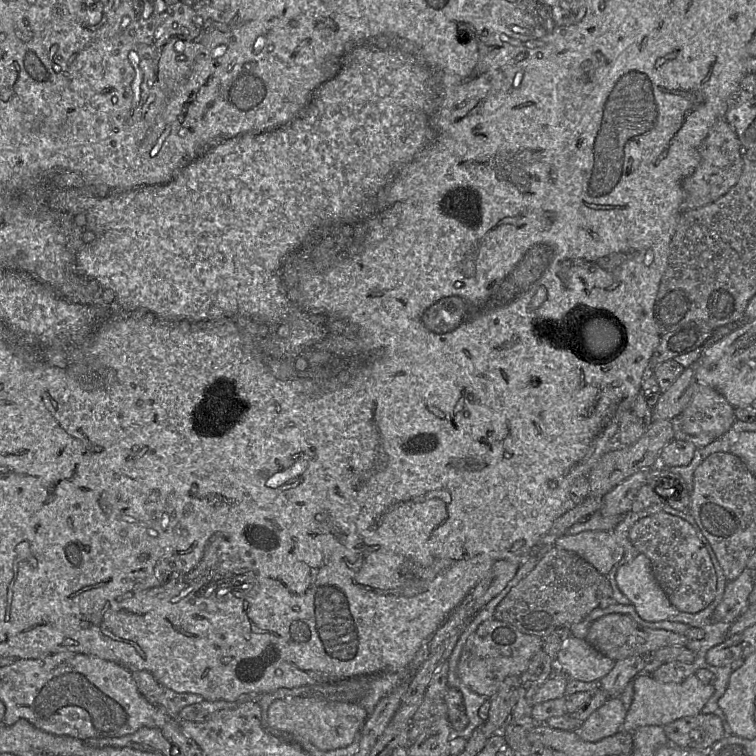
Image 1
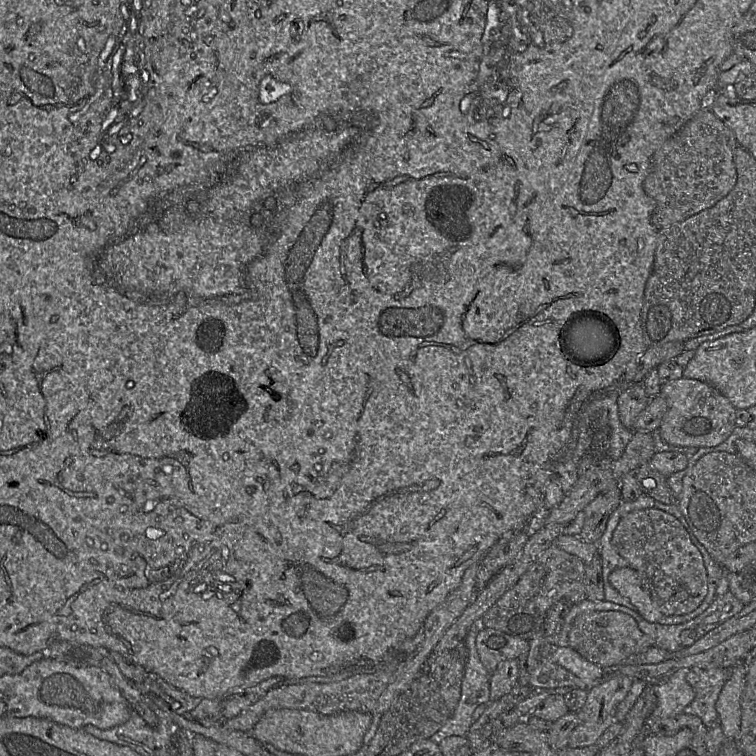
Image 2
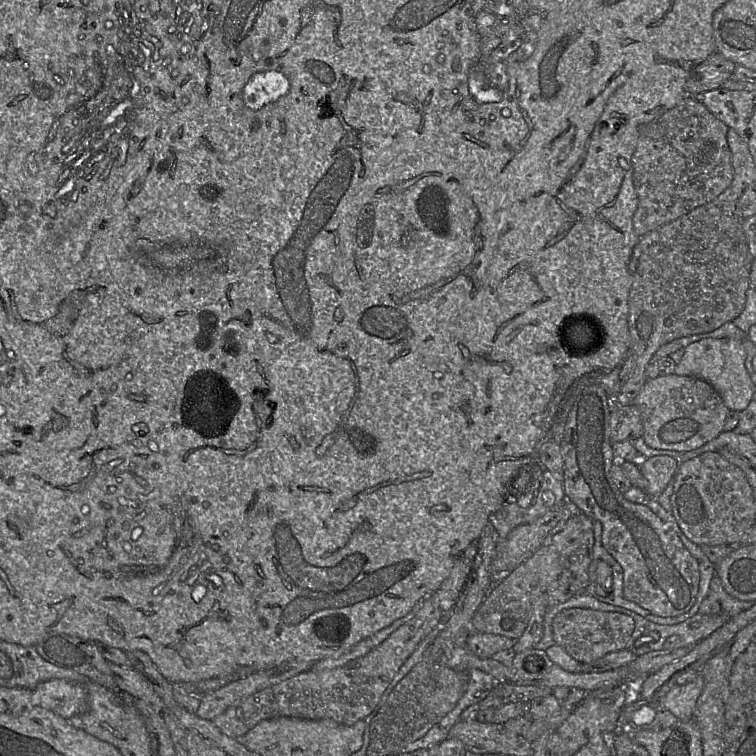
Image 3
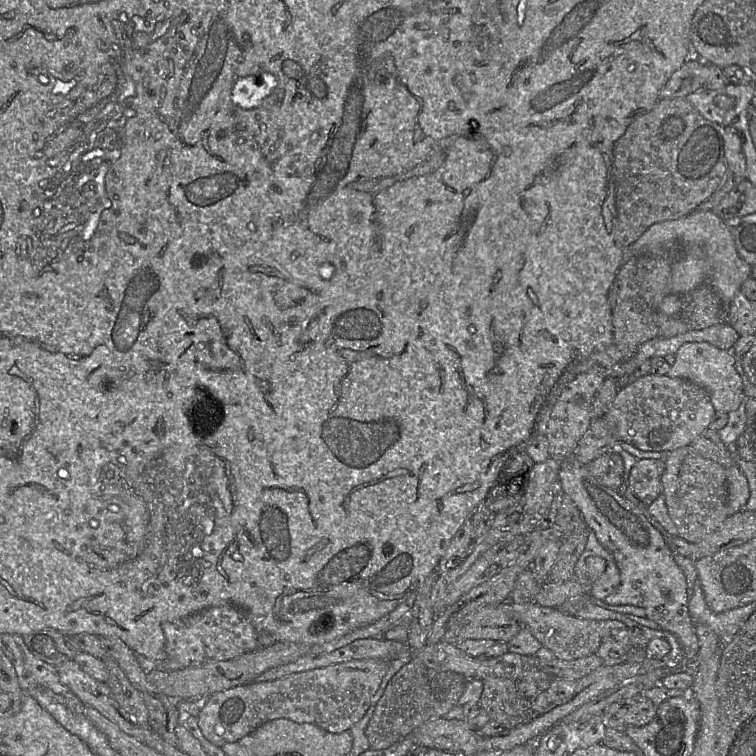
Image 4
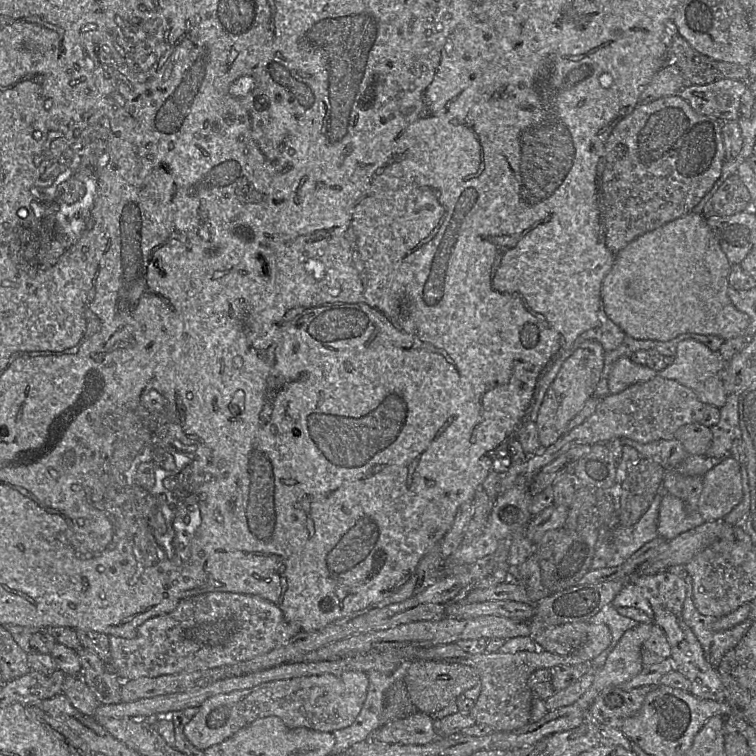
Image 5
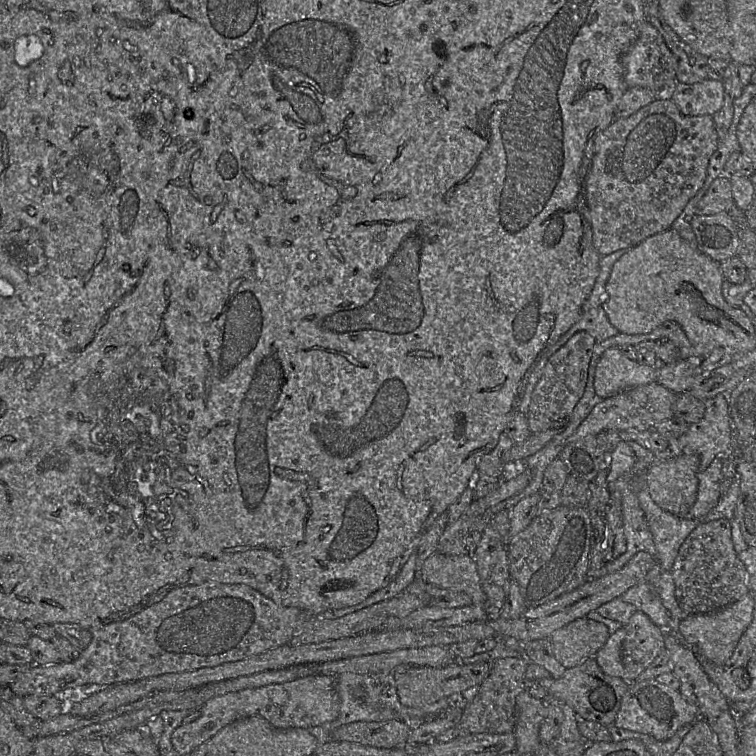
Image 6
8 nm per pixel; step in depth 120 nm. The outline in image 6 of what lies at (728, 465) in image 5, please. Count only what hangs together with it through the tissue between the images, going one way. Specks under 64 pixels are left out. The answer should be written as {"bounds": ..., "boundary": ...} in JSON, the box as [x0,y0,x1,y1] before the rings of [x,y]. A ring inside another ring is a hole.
{"bounds":[690,457,722,519],"boundary":[[[716,457],[705,471],[698,472],[698,494],[690,510],[690,518],[703,519],[717,506],[722,497],[721,477],[722,460],[719,457]]]}

